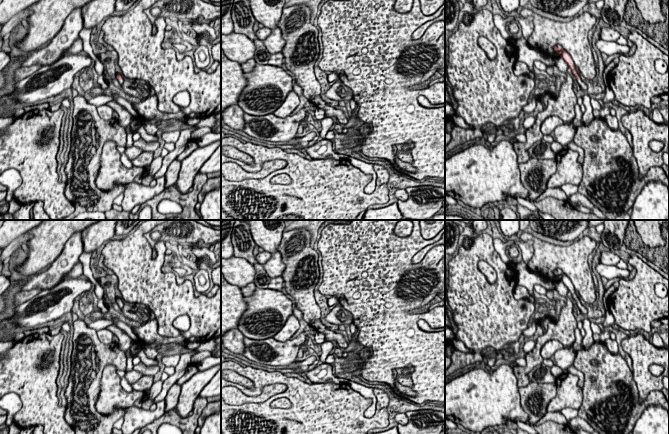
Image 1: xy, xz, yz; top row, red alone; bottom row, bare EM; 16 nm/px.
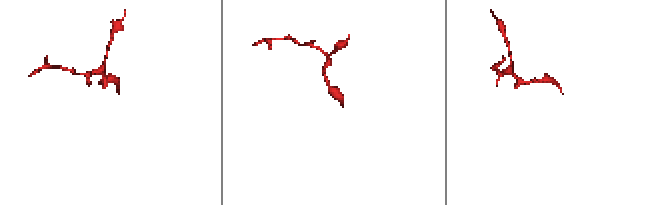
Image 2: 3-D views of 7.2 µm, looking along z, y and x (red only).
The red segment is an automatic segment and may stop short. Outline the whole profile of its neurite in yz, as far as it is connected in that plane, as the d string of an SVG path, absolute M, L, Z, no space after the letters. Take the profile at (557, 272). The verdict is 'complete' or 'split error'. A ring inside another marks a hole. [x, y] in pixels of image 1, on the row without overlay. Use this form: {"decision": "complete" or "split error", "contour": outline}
{"decision": "split error", "contour": "M560 269L554 270L554 275L556 277L559 277L559 276L561 277L560 281L562 281L566 285L568 290L571 292L572 297L576 300L576 303L578 304L578 308L580 309L581 314L586 315L590 309L589 309L589 307L583 306L581 304L580 298L579 298L577 292L575 291L571 280Z"}

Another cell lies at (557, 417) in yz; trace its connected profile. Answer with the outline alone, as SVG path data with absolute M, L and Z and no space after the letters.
M547 412L538 422L534 423L534 425L538 426L547 421L553 421L558 424L567 424L567 420L561 412Z

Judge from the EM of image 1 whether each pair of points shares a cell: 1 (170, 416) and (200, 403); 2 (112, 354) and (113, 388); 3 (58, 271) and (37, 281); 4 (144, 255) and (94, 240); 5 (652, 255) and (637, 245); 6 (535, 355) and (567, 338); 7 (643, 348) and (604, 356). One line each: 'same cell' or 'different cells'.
1: same cell
2: different cells
3: same cell
4: different cells
5: same cell
6: same cell
7: different cells

